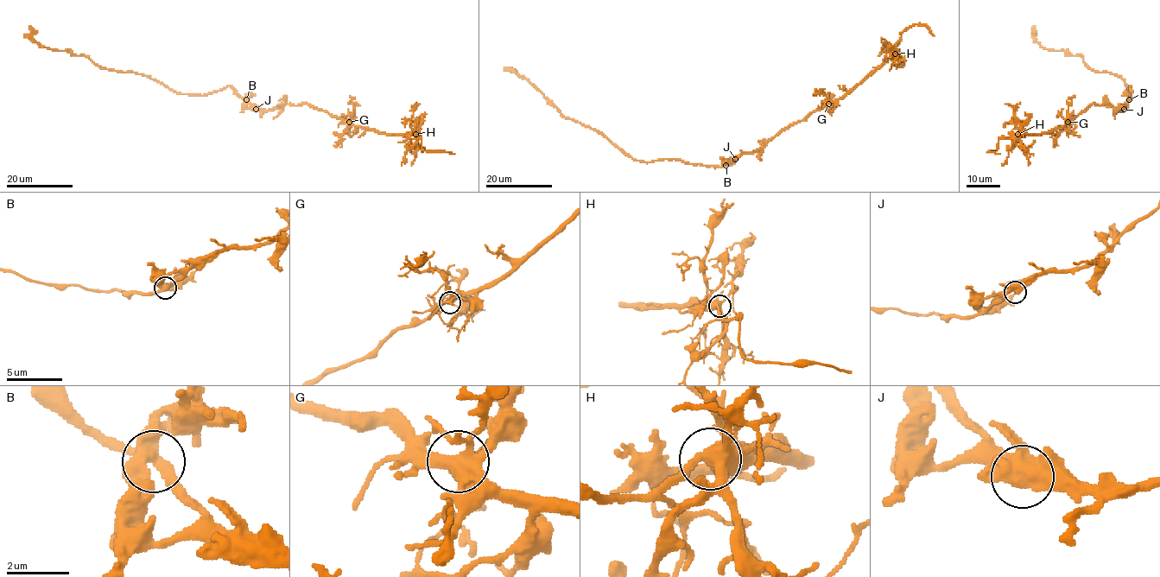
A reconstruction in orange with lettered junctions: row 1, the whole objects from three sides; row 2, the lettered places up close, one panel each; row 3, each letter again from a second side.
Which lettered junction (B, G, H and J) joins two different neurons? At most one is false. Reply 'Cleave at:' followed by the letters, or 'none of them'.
Cleave at: none of them

